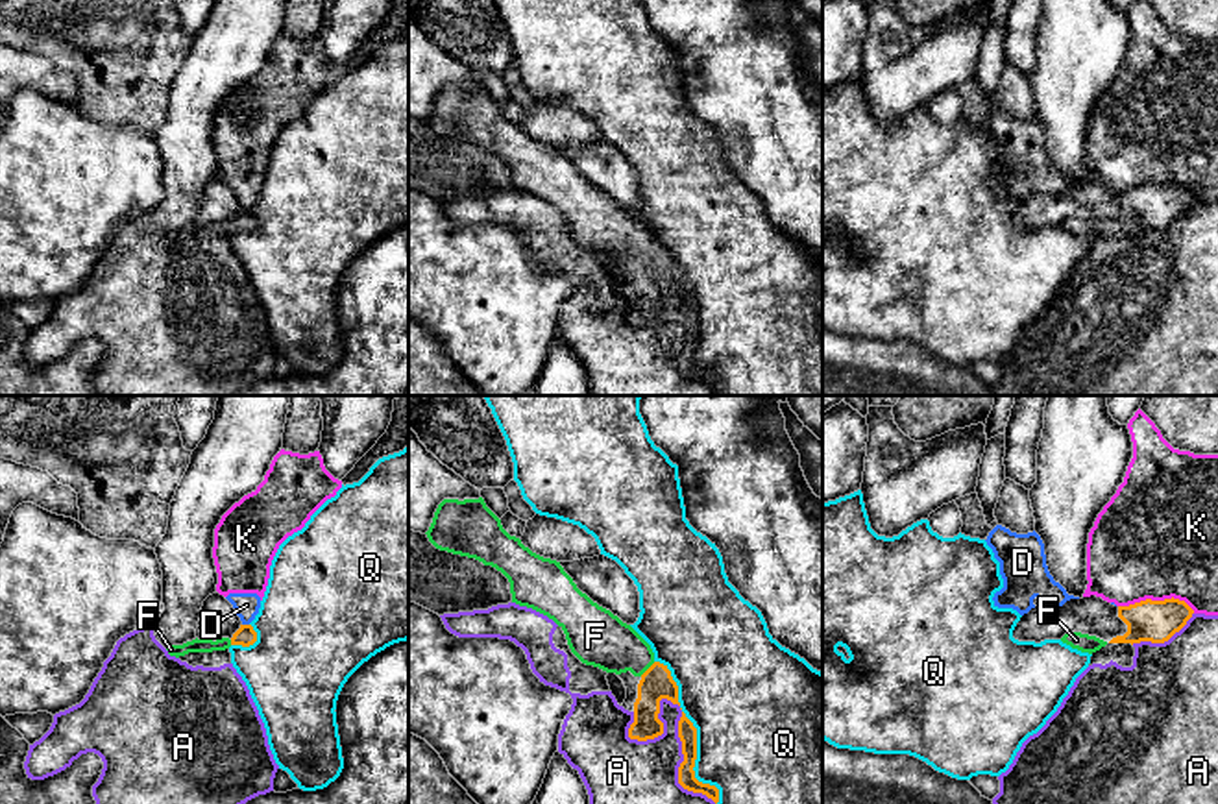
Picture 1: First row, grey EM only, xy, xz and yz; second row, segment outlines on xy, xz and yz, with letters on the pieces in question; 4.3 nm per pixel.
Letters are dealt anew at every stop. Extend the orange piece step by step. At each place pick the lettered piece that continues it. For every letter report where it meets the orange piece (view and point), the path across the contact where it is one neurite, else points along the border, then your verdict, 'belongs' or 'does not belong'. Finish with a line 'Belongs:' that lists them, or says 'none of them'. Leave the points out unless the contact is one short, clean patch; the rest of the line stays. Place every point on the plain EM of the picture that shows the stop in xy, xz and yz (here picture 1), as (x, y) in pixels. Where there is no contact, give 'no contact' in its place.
A: xz (681, 294) | does not belong
D: xy (246, 211) | along xy (243, 209), (248, 211) | does not belong
F: xz (649, 254) | across xz (657, 268), (649, 254), (633, 239), (601, 226) | belongs
K: yz (1157, 187) | along yz (1119, 191), (1178, 183), (1194, 198) | does not belong
Q: xz (695, 322) | does not belong
Belongs: F

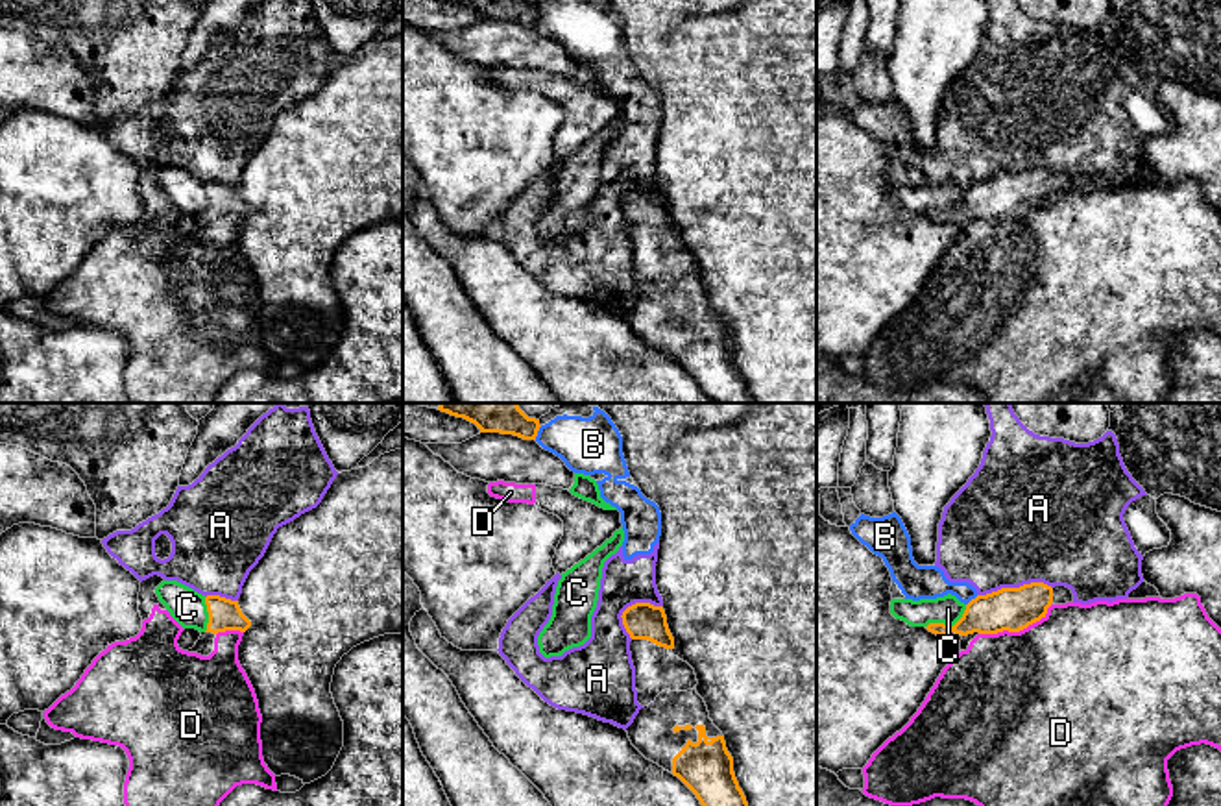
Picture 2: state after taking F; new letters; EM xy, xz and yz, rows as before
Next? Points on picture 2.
A: yz (1015, 174) | along yz (1051, 172), (1024, 169), (978, 182) | does not belong
B: yz (972, 185) | along yz (978, 182), (967, 191) | does not belong
C: yz (946, 211) | does not belong
D: yz (1016, 217) | does not belong
Belongs: none of them

